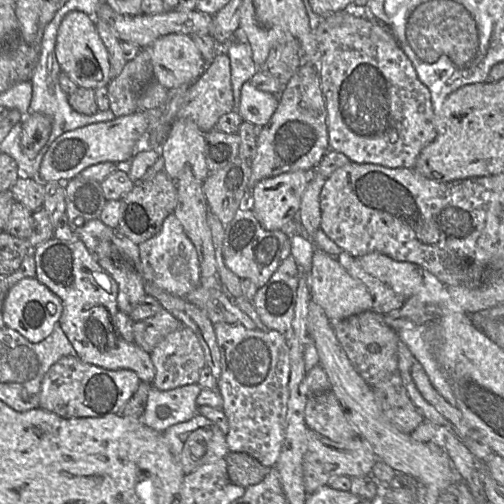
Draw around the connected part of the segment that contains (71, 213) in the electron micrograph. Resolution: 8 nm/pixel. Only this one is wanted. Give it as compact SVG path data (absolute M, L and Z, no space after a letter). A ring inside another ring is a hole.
M78 175L64 184L65 215L73 228L86 221L99 219L107 202L100 183L83 179Z

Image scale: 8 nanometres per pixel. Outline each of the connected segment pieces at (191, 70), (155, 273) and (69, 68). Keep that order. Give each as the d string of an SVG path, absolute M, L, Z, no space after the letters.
M168 34L142 49L150 53L154 80L170 92L189 87L207 67L190 35Z
M173 213L164 220L154 237L139 244L139 253L141 276L145 283L154 283L179 297L185 297L200 285L200 265L196 248Z
M81 11L69 12L59 26L55 46L55 56L61 71L78 87L90 89L107 86L112 79L108 52L97 32L94 19Z

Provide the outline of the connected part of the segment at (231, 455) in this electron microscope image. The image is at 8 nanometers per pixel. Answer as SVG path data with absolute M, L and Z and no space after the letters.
M229 452L224 459L230 480L244 488L260 483L271 468L244 452Z

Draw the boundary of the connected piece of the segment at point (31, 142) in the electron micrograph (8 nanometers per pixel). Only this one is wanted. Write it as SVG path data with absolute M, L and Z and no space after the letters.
M29 113L23 118L21 148L31 161L44 147L49 147L51 130L50 118L42 113Z

